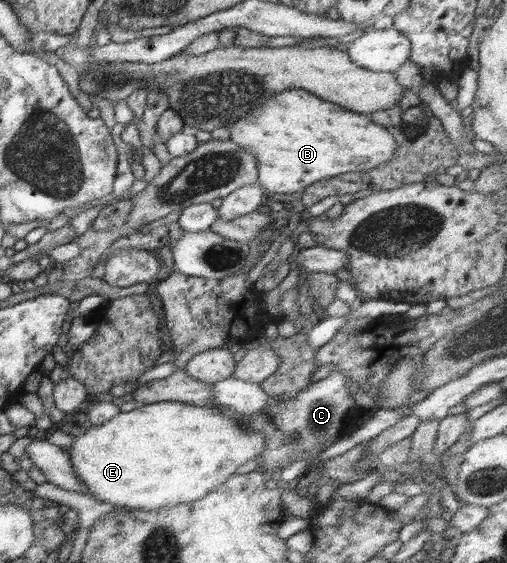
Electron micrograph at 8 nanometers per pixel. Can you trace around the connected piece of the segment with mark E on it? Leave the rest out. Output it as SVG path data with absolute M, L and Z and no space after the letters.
M156 402L154 404L145 404L129 412L120 411L118 415L112 417L112 420L104 421L102 424L92 425L86 433L73 438L72 445L66 452L70 456L72 467L76 470L76 476L88 488L88 492L92 494L92 498L96 498L100 502L110 502L114 506L124 506L124 508L128 509L153 511L159 508L194 502L200 496L206 496L208 492L212 492L214 488L224 483L230 475L234 475L238 467L249 460L257 459L257 456L261 454L261 450L264 448L265 439L262 432L254 432L248 426L242 426L236 418L230 418L230 416L222 414L218 408L214 408L213 406L192 406L192 404L182 402Z

